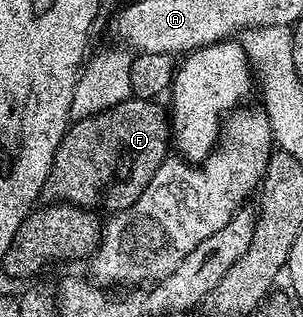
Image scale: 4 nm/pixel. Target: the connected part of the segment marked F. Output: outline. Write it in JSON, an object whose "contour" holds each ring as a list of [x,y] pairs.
{"contour":[[[132,97],[121,101],[117,105],[113,105],[109,109],[105,109],[101,113],[96,115],[90,115],[84,119],[75,119],[67,128],[67,132],[63,134],[62,141],[59,142],[59,148],[55,151],[55,156],[51,162],[51,173],[47,183],[43,186],[41,192],[42,198],[47,201],[59,201],[62,200],[64,203],[73,203],[76,207],[85,207],[88,209],[98,208],[98,203],[104,199],[107,203],[117,204],[118,209],[128,209],[129,206],[133,205],[135,201],[141,196],[142,190],[149,184],[150,178],[153,177],[154,171],[163,164],[164,159],[168,158],[169,151],[167,151],[167,143],[169,147],[169,115],[166,110],[163,111],[158,107],[158,102],[150,99],[140,99],[138,97]]]}

